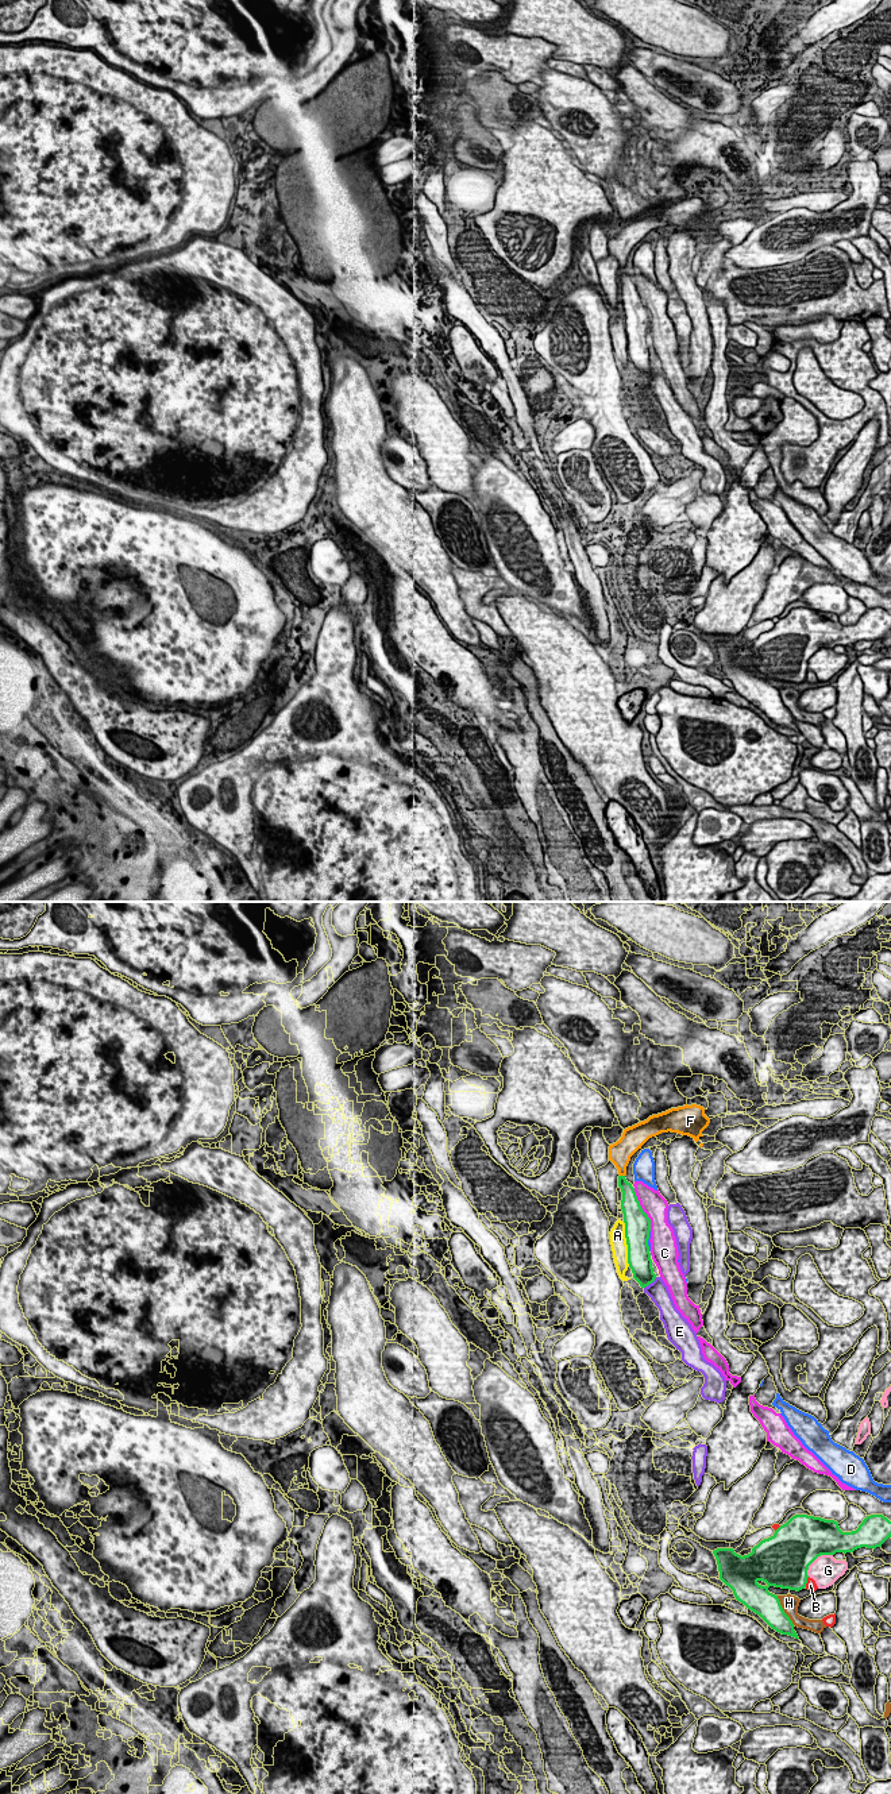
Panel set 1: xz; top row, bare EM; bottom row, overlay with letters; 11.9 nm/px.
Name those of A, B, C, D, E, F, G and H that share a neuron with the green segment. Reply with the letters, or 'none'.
none

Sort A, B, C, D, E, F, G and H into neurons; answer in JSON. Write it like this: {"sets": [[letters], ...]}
{"sets": [["A", "H"], ["B"], ["C"], ["D"], ["E"], ["F"], ["G"]]}

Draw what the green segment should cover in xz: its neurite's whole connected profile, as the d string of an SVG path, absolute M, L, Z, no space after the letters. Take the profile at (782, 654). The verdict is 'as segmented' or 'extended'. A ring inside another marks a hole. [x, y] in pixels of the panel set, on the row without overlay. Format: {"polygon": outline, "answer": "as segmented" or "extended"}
{"polygon": "M795 607L780 618L771 630L755 638L748 648L741 649L733 641L717 641L713 647L717 652L720 672L733 683L737 694L759 707L776 725L799 732L778 688L770 686L768 680L799 684L806 680L809 659L818 649L853 645L861 640L875 643L882 640L888 630L891 630L891 614L883 607L867 609L859 621L852 625L842 625L834 613Z", "answer": "as segmented"}

